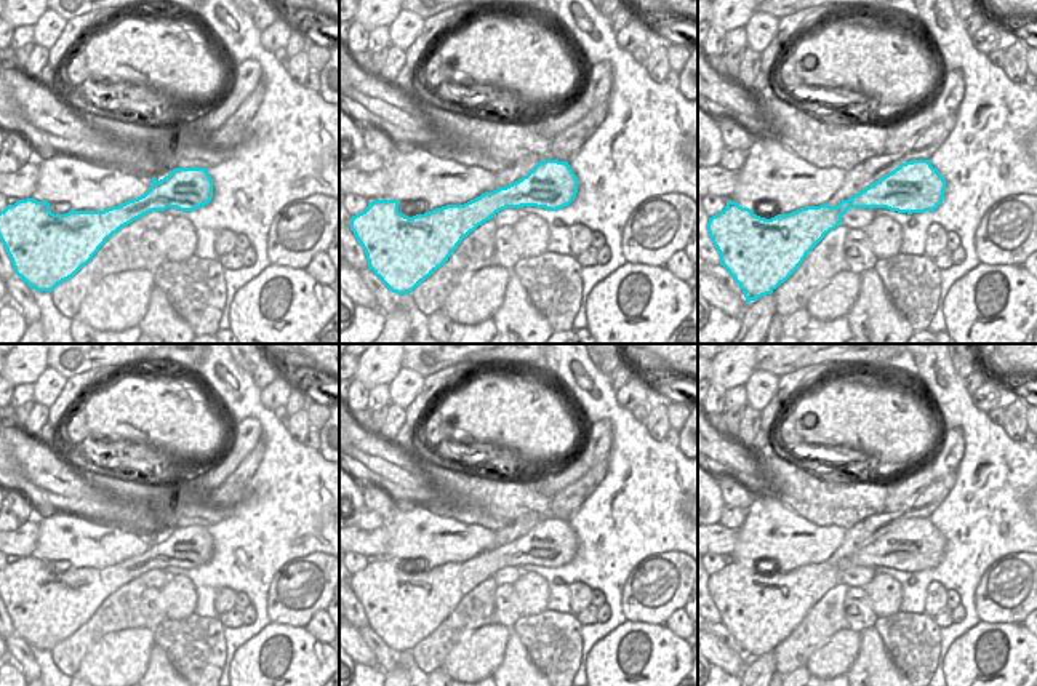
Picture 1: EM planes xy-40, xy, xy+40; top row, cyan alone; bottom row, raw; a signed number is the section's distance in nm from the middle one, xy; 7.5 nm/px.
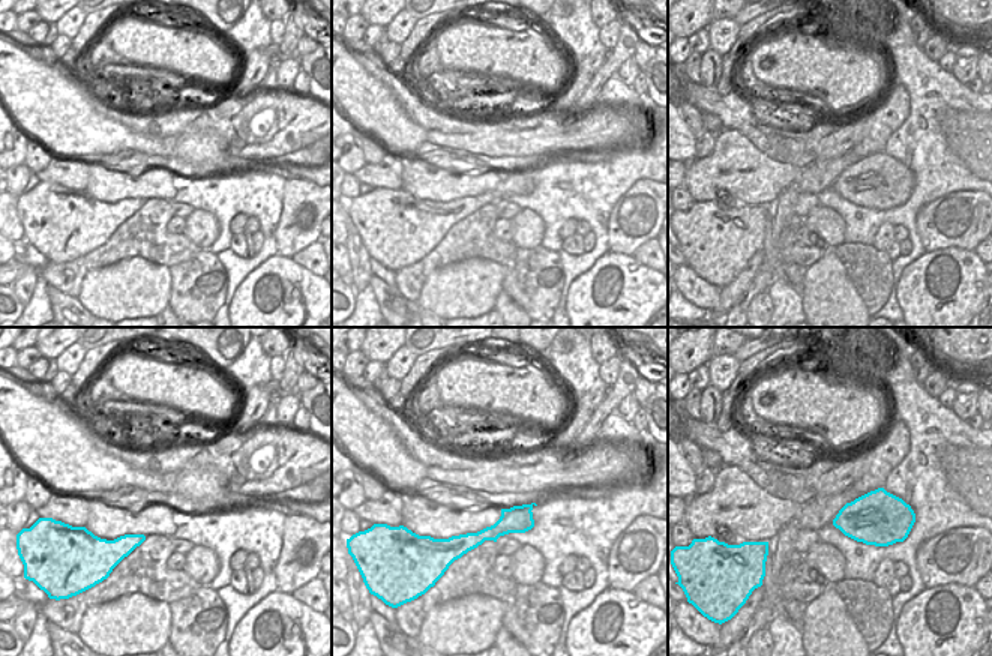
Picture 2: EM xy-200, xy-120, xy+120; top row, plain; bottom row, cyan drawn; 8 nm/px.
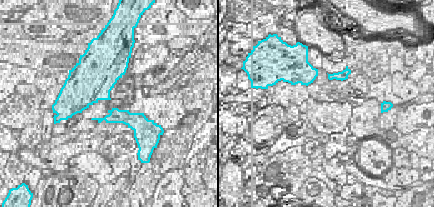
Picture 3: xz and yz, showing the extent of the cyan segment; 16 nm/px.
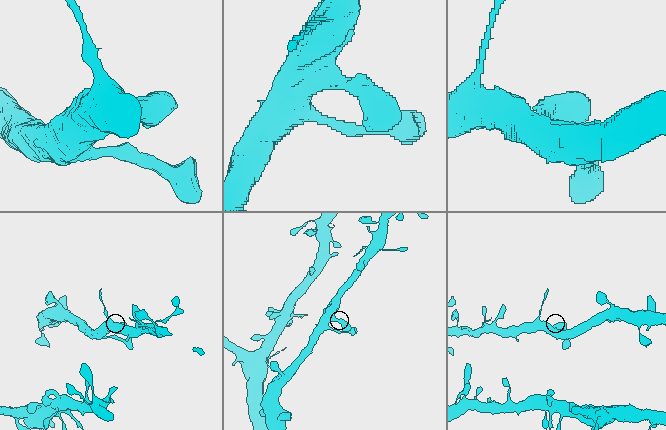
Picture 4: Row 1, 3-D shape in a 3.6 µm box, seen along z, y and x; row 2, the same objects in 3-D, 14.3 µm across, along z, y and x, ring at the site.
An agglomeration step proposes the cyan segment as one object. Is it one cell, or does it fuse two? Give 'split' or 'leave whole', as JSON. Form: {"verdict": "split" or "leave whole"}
{"verdict": "leave whole"}

